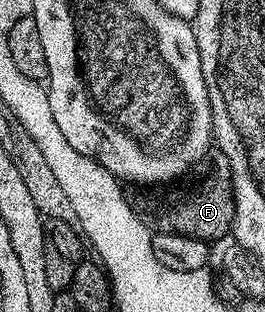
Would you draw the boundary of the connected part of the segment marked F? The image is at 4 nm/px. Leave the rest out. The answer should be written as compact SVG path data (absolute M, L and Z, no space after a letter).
M214 157L213 175L202 180L190 190L181 190L174 198L161 202L157 206L157 227L163 233L182 234L185 237L199 238L205 243L213 244L216 238L230 233L233 228L233 181L231 168L227 160Z

